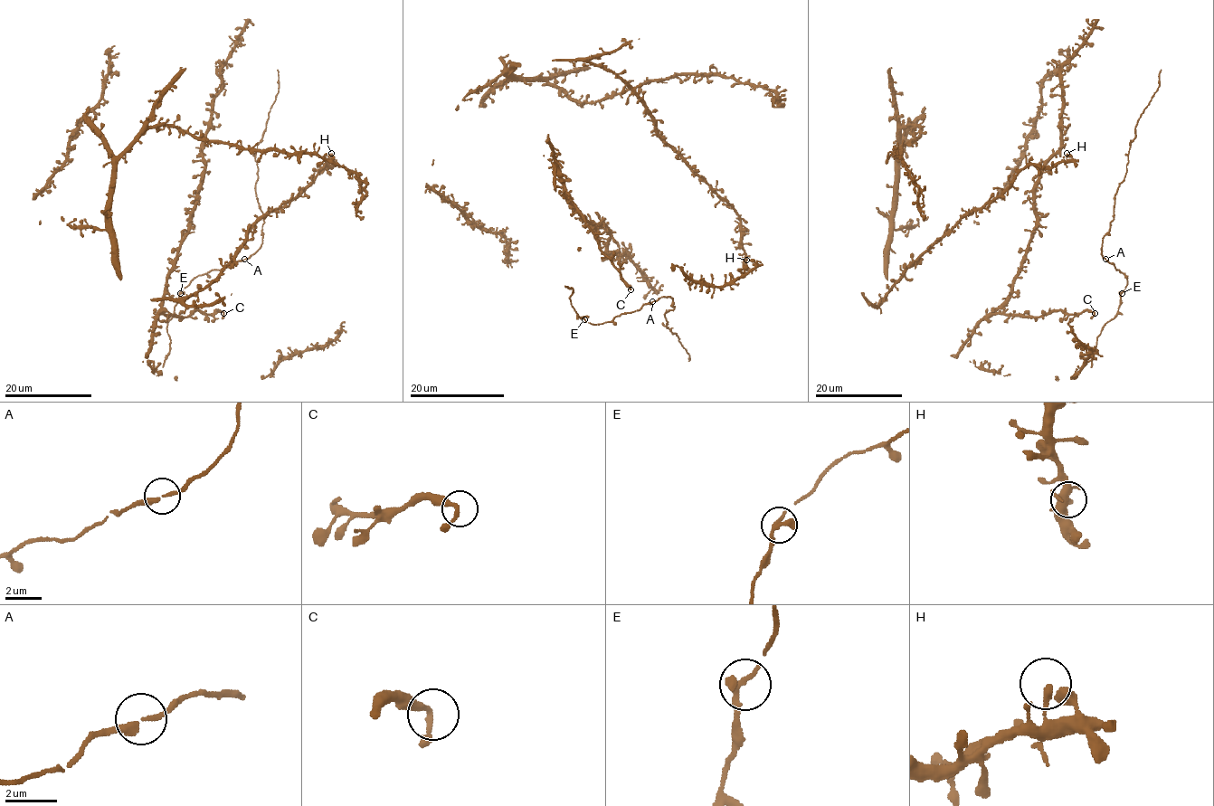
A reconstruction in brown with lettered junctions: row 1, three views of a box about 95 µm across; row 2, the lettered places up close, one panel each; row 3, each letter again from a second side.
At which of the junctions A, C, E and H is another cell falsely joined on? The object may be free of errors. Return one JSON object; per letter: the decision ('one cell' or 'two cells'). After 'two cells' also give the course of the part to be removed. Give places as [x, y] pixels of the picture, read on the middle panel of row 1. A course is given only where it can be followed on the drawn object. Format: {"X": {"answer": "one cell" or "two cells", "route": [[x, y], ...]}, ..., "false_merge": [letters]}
{"A": {"answer": "one cell"}, "C": {"answer": "one cell"}, "E": {"answer": "one cell"}, "H": {"answer": "one cell"}, "false_merge": []}

